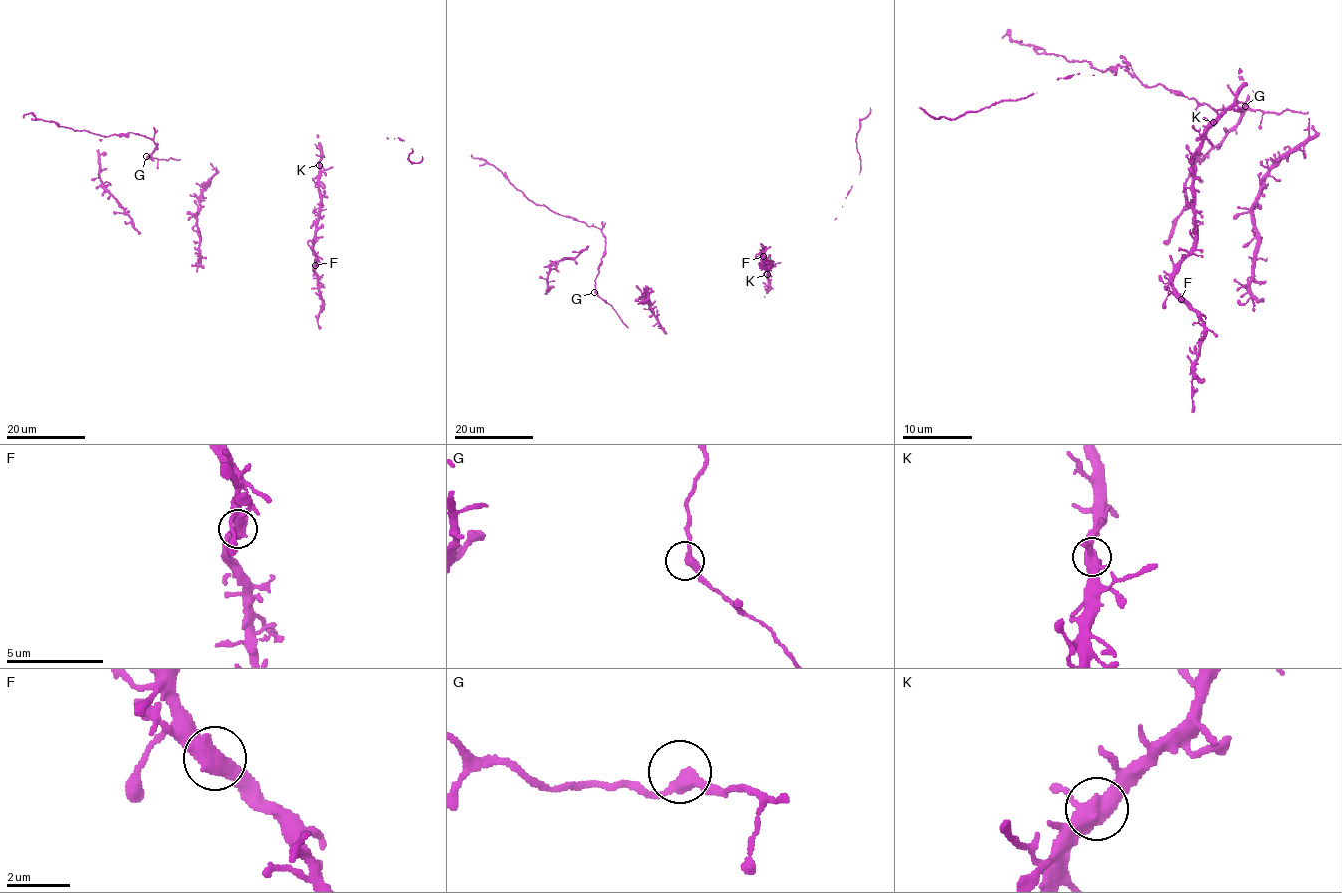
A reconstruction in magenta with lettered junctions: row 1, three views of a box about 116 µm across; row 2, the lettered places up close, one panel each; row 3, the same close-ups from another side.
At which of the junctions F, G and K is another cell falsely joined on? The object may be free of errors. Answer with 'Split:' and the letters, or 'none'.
Split: none

